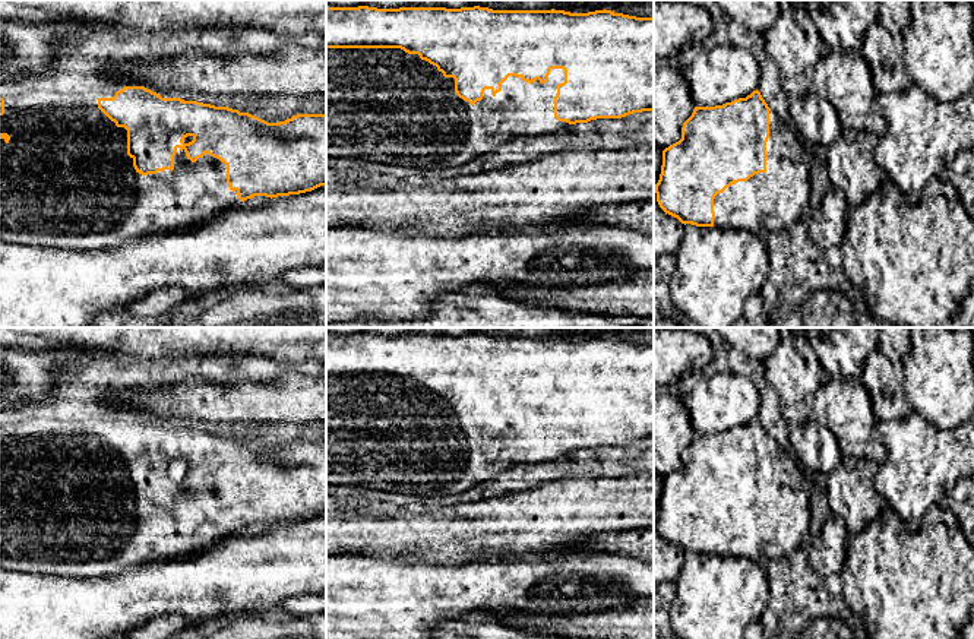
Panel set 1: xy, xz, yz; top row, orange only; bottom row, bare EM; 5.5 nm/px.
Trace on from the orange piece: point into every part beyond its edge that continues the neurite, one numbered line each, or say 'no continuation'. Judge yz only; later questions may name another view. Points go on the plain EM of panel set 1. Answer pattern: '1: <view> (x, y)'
1: yz (771, 530)

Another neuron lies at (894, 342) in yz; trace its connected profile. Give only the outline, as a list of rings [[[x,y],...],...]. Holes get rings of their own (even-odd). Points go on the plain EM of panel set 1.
[[[876,328],[879,333],[877,348],[895,366],[902,368],[904,358],[910,354],[910,332],[911,328]]]

